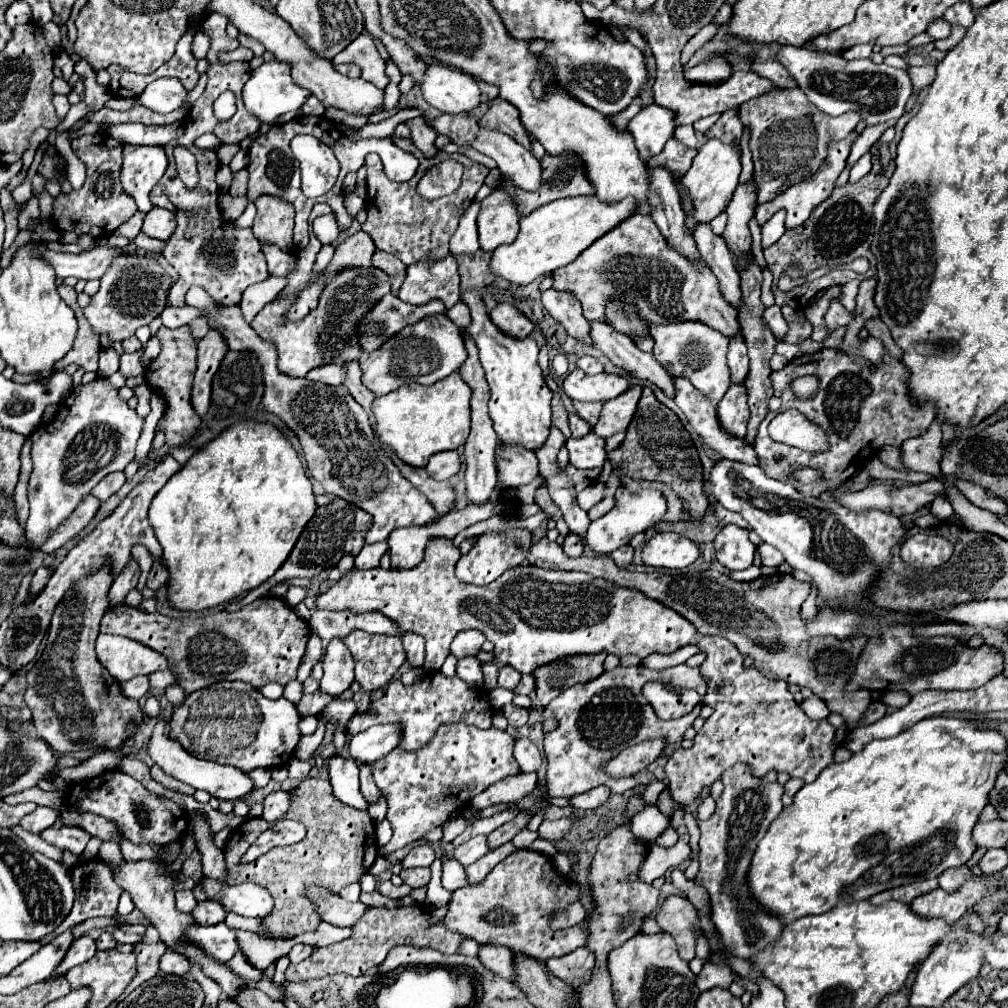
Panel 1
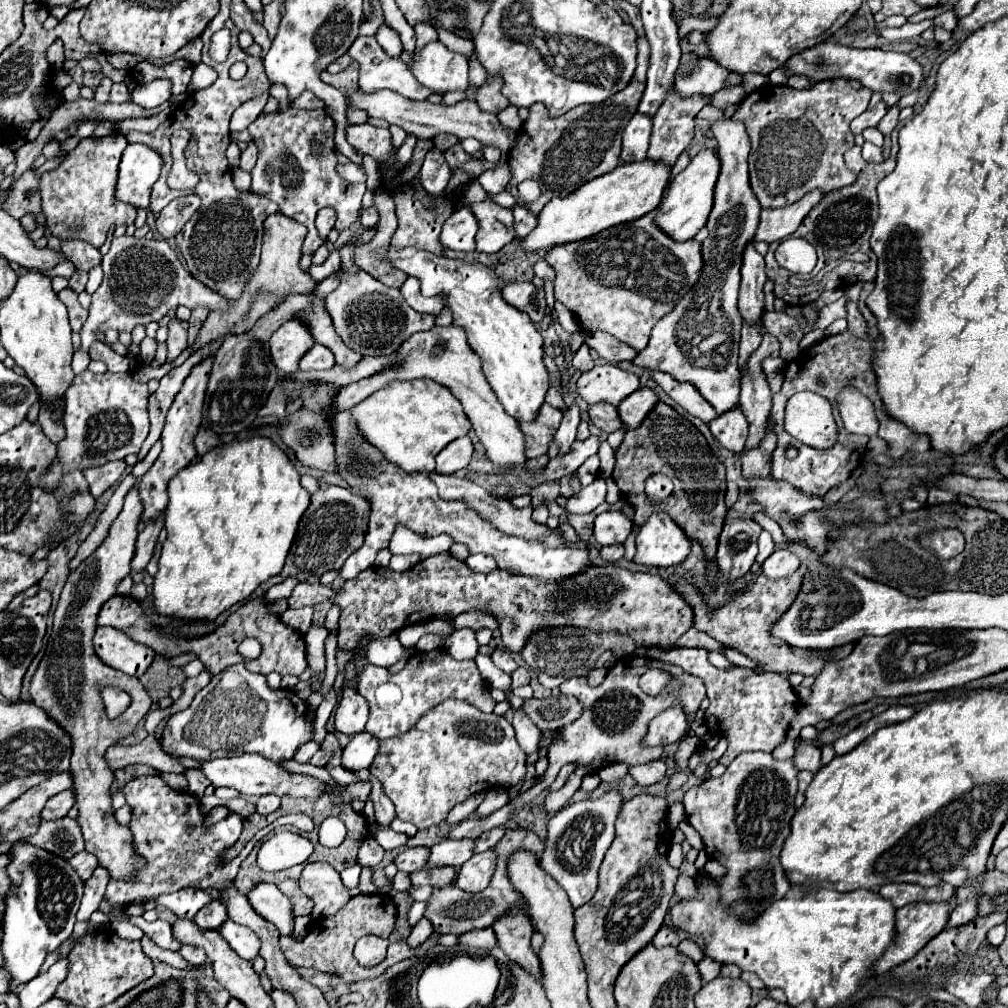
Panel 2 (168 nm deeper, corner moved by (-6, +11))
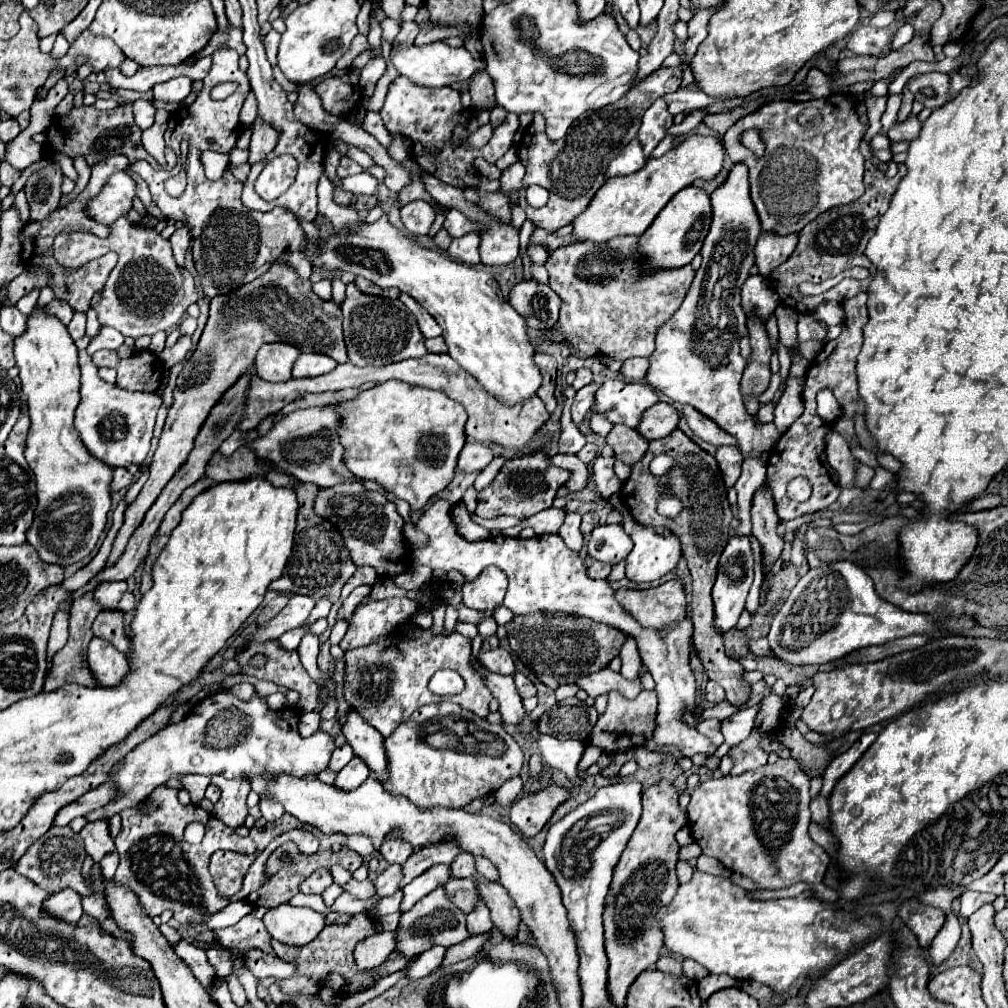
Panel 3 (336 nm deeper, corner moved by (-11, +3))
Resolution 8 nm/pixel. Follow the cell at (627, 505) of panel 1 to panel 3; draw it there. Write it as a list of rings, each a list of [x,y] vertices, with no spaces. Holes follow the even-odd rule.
[[[621,525],[595,527],[587,543],[587,555],[609,565],[617,565],[619,561],[623,561],[631,553],[631,549],[633,541]]]

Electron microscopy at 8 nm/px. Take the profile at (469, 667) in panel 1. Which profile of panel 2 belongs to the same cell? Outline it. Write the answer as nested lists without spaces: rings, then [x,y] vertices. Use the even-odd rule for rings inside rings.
[[[456,629],[448,641],[448,653],[462,661],[462,659],[476,659],[478,655],[478,641],[472,629]]]

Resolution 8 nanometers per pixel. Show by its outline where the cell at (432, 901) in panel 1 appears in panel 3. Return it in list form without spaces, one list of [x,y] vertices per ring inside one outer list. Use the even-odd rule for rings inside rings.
[[[375,933],[355,945],[353,957],[359,969],[373,969],[381,965],[395,949],[395,933]]]

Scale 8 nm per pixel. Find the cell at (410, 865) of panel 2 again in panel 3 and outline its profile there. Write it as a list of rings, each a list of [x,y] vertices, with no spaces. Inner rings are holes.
[[[389,865],[389,867],[373,881],[375,895],[377,895],[377,897],[393,895],[393,893],[397,891],[399,881],[401,881],[401,865]]]

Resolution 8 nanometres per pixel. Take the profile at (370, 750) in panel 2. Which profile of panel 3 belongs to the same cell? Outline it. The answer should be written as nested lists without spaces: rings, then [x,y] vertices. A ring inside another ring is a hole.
[[[353,757],[351,763],[345,765],[345,767],[339,771],[339,775],[337,775],[337,779],[335,779],[335,787],[341,789],[341,791],[353,791],[353,789],[357,789],[367,777],[369,777],[367,765],[365,765],[359,757]]]

